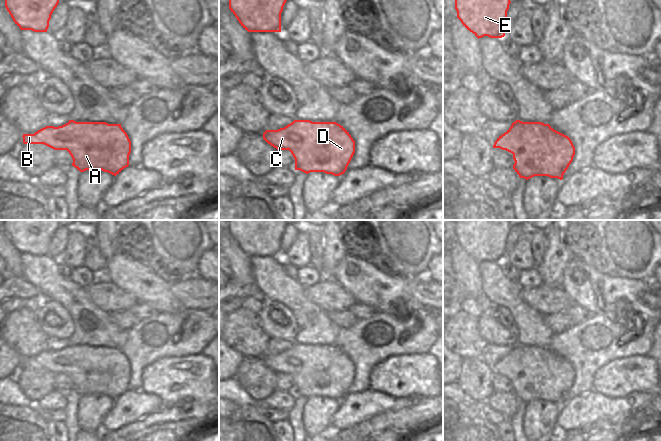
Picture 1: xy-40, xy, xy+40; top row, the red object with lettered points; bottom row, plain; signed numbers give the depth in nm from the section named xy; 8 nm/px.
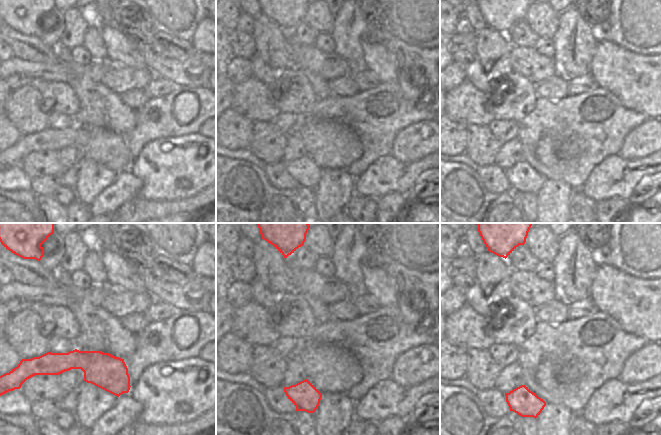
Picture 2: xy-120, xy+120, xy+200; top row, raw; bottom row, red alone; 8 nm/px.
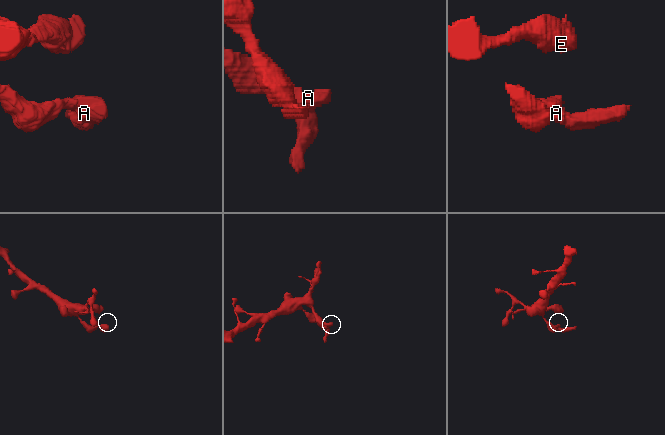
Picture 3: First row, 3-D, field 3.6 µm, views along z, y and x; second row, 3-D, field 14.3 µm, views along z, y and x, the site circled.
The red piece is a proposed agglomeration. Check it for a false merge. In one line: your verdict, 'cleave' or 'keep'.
cleave

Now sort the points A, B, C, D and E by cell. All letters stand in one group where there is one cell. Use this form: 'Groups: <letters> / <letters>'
Groups: A D / B C E

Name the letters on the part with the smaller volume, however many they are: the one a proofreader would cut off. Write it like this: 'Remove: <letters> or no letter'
Remove: A, D

